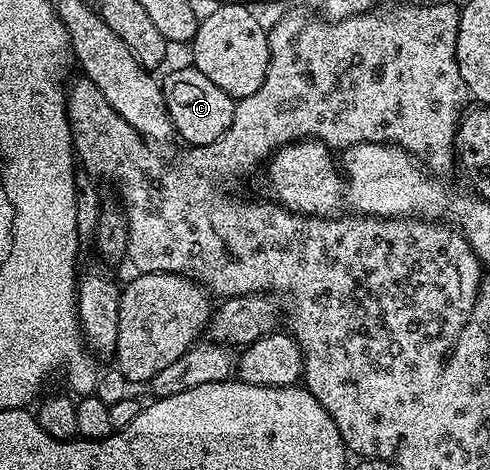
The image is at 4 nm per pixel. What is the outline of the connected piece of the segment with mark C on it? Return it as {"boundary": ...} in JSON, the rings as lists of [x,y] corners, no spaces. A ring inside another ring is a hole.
{"boundary":[[[186,66],[177,68],[174,72],[169,72],[160,81],[161,93],[167,106],[167,114],[173,123],[173,131],[179,137],[186,140],[186,145],[200,146],[215,142],[231,126],[233,117],[233,105],[235,103],[232,96],[228,96],[207,74],[203,74],[198,68]]]}

